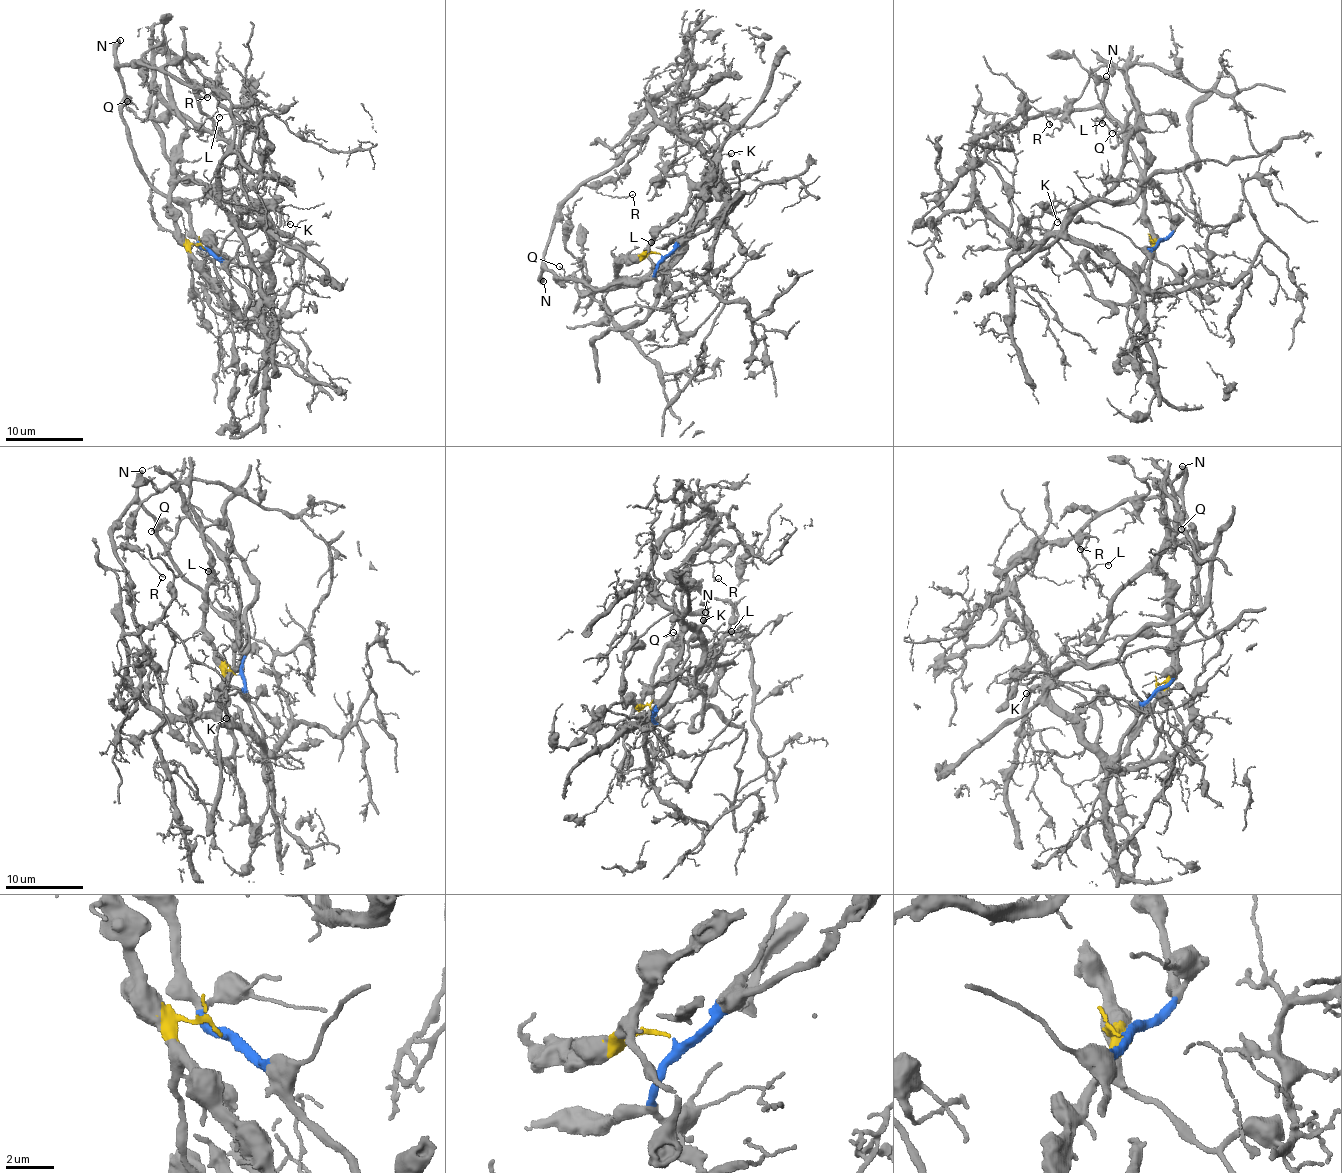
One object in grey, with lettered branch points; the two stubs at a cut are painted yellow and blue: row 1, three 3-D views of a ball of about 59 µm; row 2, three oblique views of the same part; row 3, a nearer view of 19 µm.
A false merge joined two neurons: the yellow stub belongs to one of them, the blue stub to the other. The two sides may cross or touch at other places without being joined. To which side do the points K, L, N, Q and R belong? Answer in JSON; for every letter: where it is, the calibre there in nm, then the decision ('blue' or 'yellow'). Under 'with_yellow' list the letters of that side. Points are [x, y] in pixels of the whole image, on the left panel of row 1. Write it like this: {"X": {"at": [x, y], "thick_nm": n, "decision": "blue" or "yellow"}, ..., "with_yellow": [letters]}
{"K": {"at": [290, 224], "thick_nm": 110, "decision": "yellow"}, "L": {"at": [219, 117], "thick_nm": 80, "decision": "yellow"}, "N": {"at": [120, 40], "thick_nm": 480, "decision": "blue"}, "Q": {"at": [127, 101], "thick_nm": 110, "decision": "blue"}, "R": {"at": [207, 97], "thick_nm": 110, "decision": "blue"}, "with_yellow": ["K", "L"]}

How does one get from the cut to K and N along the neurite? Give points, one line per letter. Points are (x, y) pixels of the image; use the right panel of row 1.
K: (1154, 242), (1131, 299), (1104, 304), (1046, 231), (1061, 229), (1068, 210), (1053, 214), (1056, 222)
N: (1156, 242), (1172, 230), (1170, 210), (1162, 190), (1142, 173), (1127, 145), (1127, 130), (1104, 107), (1107, 76)

